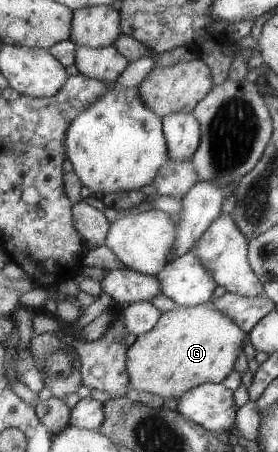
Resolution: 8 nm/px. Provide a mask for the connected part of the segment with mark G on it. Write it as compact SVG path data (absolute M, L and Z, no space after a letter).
M212 301L196 306L179 306L165 312L159 323L147 333L140 335L128 348L128 372L130 377L129 395L133 392L147 392L167 399L179 399L191 388L206 383L222 383L235 367L239 353L243 351L243 339L247 327L234 322L220 310L216 310Z

